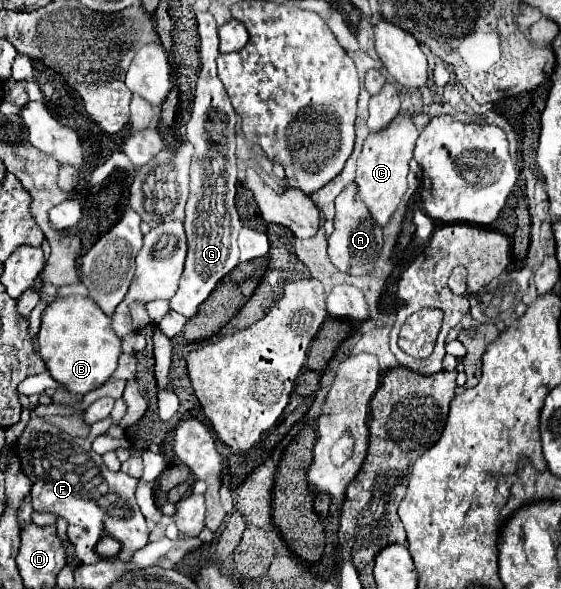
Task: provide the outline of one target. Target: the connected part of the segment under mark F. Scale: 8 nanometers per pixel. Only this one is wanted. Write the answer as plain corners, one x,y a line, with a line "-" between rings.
31,416
27,428
19,436
19,456
25,474
33,480
31,500
35,512
49,512
67,520
67,536
75,544
77,558
83,564
95,564
101,560
95,552
101,532
121,542
117,558
123,562
131,560
131,556
147,544
149,528
135,502
139,480
123,472
111,472
103,458
91,450
89,436
73,438
53,424
43,422
43,418

